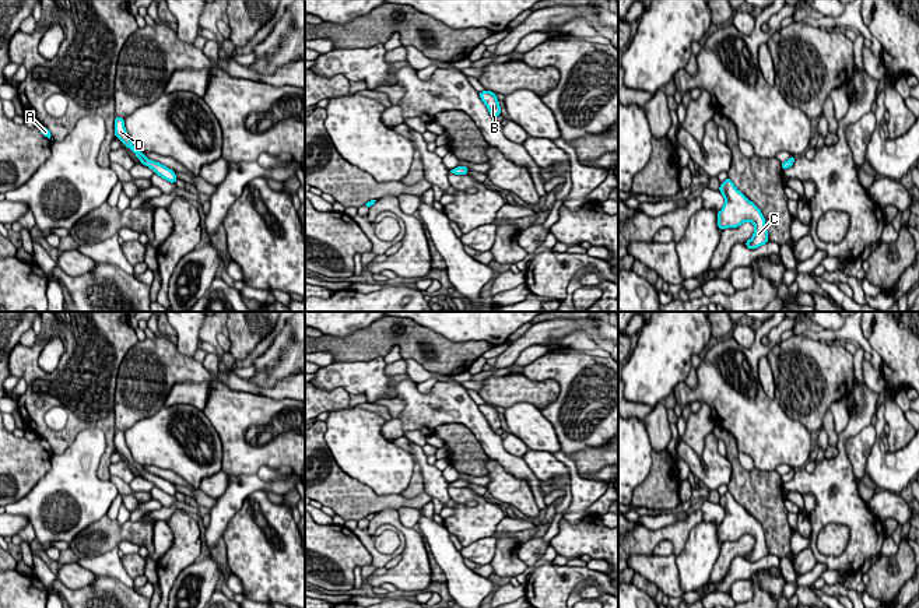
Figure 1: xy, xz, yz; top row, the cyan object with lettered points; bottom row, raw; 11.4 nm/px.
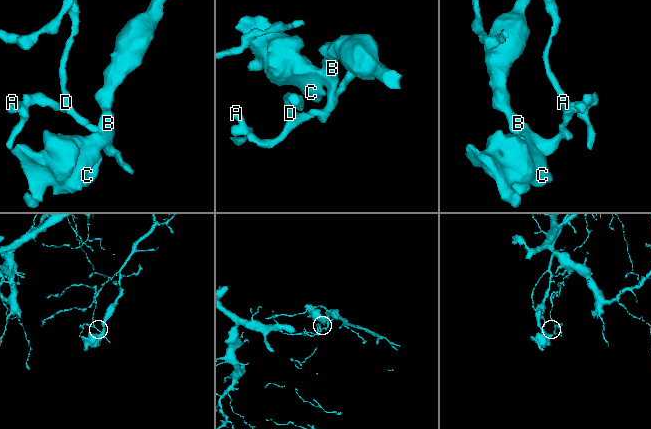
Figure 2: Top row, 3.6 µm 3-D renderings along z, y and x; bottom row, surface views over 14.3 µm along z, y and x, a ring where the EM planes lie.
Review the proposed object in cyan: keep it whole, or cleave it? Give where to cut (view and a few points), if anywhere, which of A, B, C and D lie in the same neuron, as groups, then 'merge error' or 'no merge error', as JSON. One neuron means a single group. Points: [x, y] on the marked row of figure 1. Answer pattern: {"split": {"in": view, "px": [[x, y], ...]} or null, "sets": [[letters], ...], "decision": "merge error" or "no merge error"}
{"split": null, "sets": [["A", "B", "C", "D"]], "decision": "no merge error"}

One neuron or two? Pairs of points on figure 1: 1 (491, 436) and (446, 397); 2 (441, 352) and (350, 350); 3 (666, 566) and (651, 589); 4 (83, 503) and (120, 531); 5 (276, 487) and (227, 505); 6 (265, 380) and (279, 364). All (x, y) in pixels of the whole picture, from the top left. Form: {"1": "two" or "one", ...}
{"1": "one", "2": "one", "3": "two", "4": "two", "5": "one", "6": "one"}

